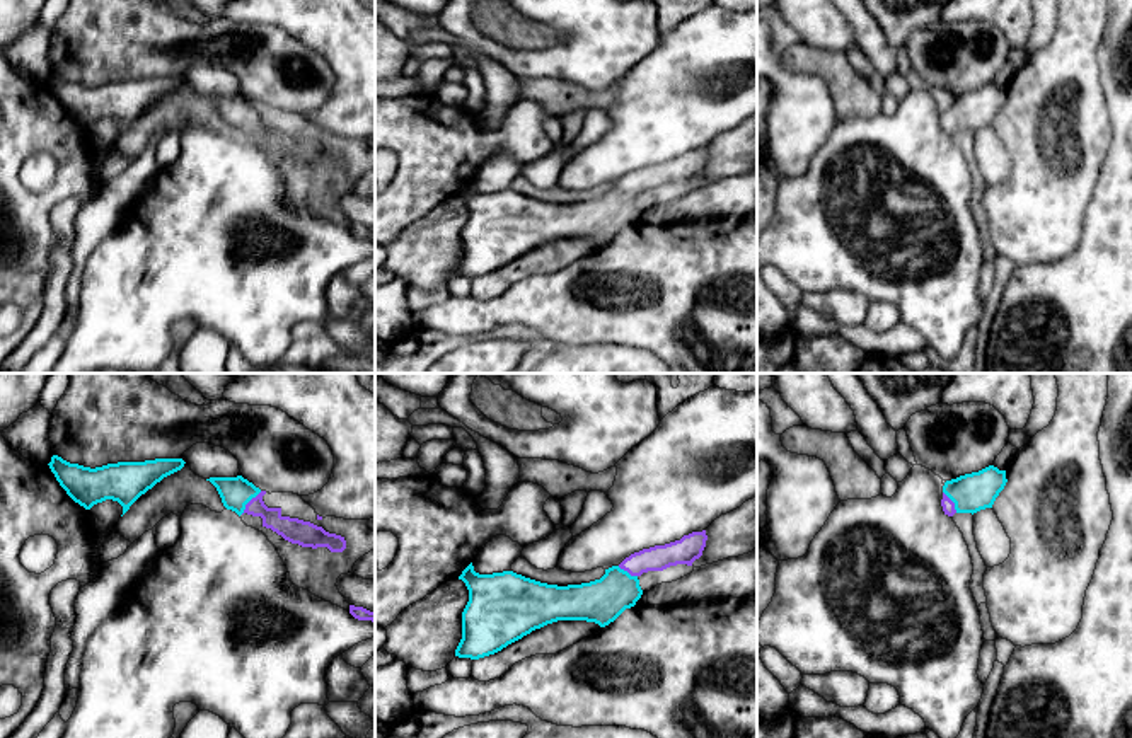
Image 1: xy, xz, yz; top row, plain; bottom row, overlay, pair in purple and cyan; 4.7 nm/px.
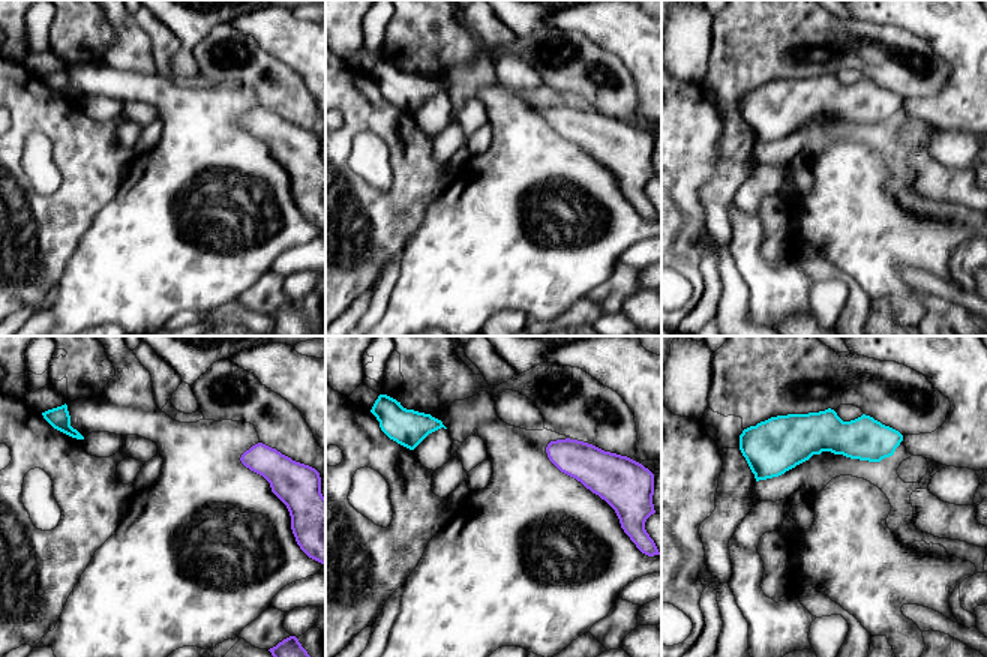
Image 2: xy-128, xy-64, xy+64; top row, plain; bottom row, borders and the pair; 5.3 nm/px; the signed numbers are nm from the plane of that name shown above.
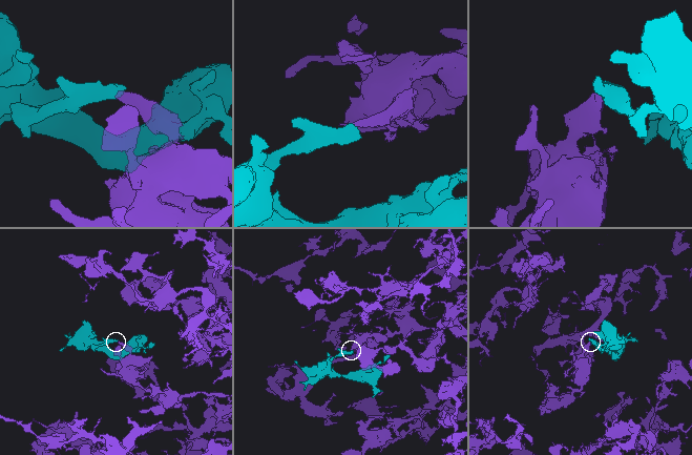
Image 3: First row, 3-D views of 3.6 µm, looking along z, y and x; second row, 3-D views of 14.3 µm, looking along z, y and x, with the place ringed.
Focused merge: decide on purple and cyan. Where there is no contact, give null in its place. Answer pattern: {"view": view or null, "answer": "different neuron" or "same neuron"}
{"view": "xy", "answer": "same neuron"}

